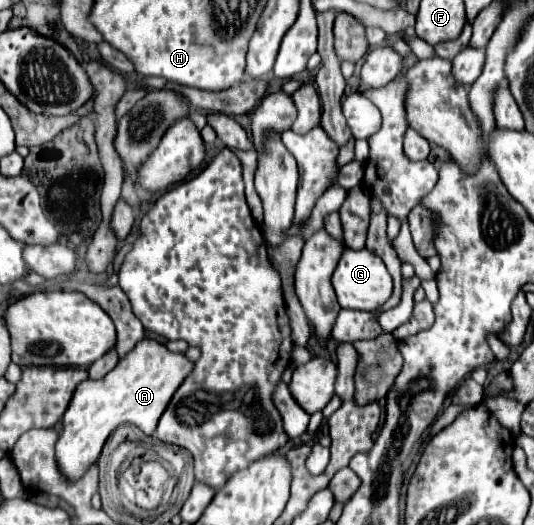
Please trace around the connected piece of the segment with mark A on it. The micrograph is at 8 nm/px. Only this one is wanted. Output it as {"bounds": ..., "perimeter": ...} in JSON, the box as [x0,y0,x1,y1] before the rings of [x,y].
{"bounds":[55,340,193,480],"perimeter":[[[143,340],[105,378],[81,382],[63,414],[63,428],[55,444],[55,458],[61,474],[67,480],[79,480],[83,472],[97,462],[105,440],[121,424],[133,424],[151,436],[171,396],[191,370],[193,364],[183,354],[169,352],[155,340]]]}

